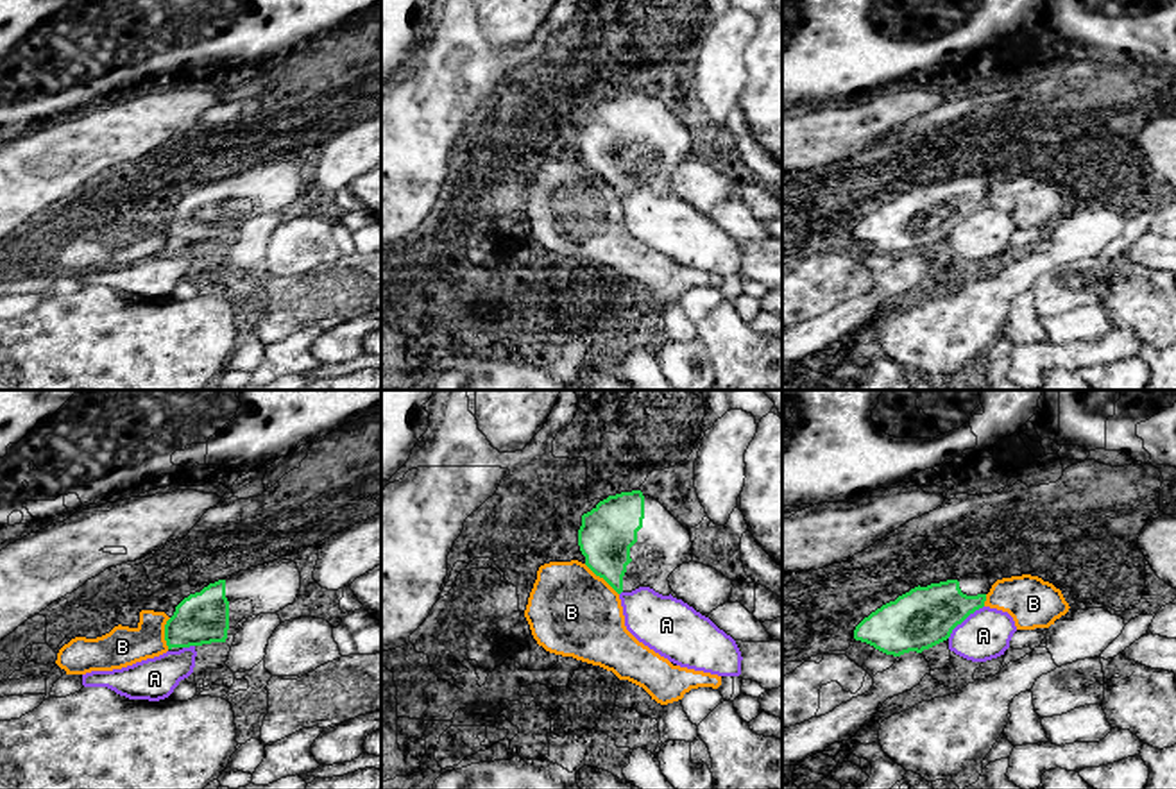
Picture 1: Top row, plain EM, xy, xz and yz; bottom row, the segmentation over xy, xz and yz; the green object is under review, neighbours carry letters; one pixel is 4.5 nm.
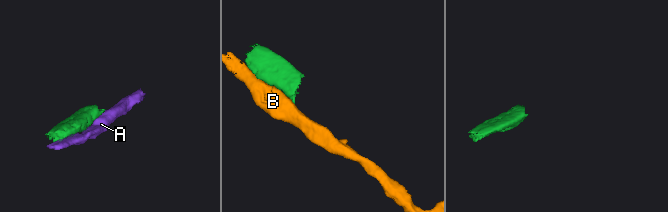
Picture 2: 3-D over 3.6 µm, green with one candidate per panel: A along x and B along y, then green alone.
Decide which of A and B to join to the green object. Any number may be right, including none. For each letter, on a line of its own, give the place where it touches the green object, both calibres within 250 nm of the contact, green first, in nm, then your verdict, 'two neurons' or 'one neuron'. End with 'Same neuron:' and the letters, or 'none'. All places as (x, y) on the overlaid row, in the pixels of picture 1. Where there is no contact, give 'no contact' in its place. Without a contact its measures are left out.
A: contact yz (963, 619); calibres 280 and 220 nm; two neurons
B: contact xz (602, 576); calibres 240 and 400 nm; two neurons
Same neuron: none

